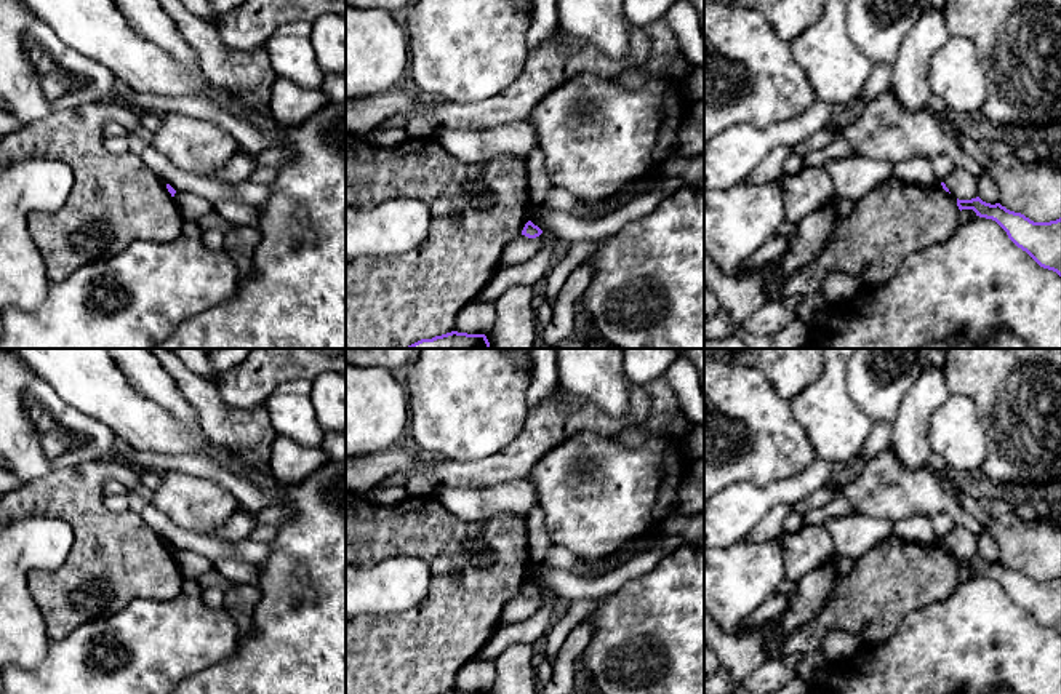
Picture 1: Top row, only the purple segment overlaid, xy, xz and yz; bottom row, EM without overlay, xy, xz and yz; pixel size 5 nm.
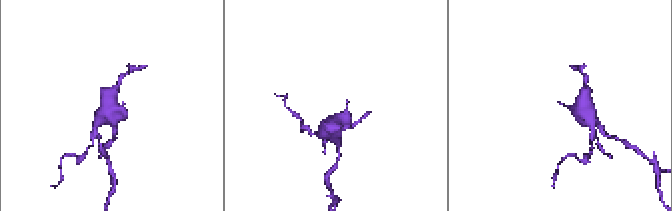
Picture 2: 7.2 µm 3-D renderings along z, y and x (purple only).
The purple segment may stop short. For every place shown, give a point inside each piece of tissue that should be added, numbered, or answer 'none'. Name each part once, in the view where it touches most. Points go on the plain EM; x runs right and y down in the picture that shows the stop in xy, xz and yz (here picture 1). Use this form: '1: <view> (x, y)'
none

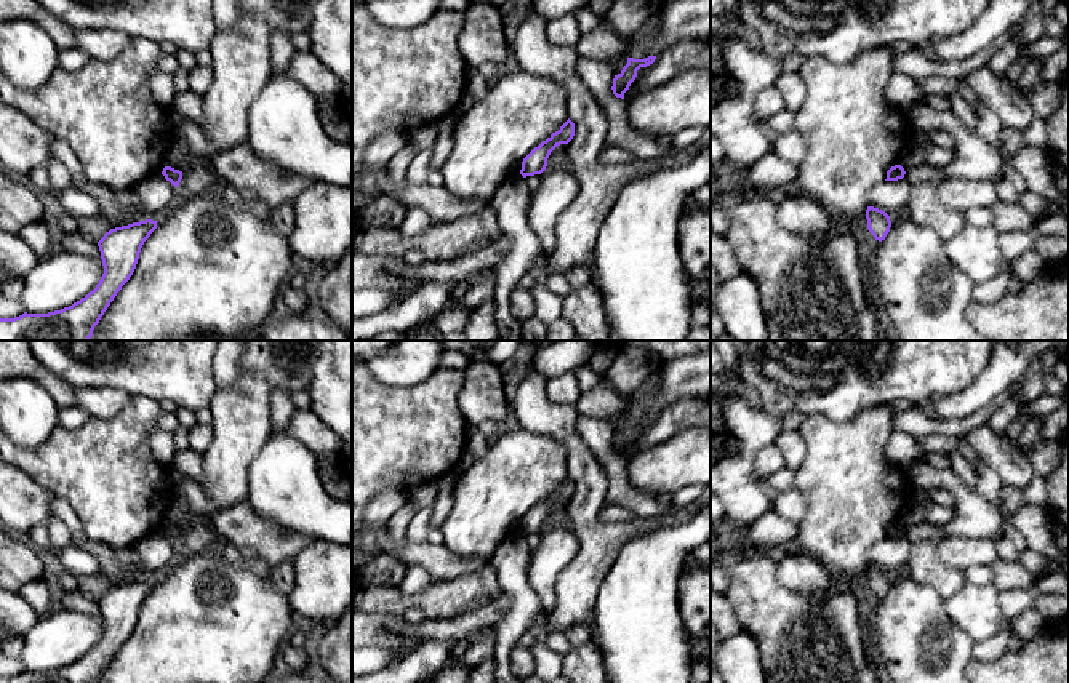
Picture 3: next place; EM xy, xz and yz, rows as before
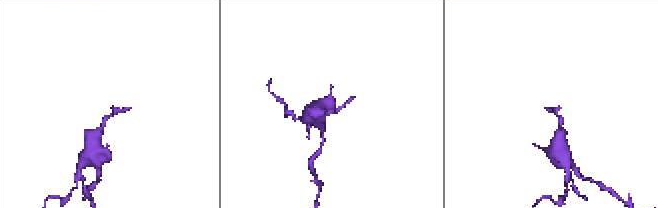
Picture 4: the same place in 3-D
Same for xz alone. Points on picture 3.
1: xz (690, 376)

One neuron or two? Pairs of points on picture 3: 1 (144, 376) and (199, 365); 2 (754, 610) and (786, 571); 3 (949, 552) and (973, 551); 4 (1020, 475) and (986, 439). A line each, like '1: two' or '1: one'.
1: one
2: two
3: one
4: one

